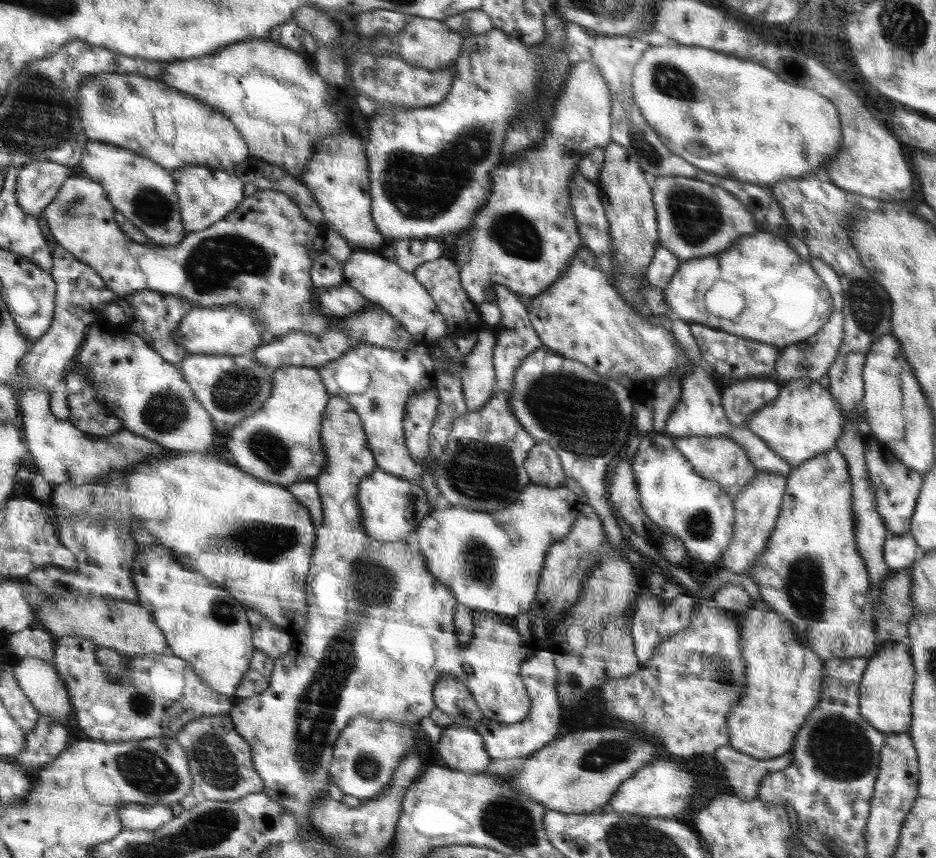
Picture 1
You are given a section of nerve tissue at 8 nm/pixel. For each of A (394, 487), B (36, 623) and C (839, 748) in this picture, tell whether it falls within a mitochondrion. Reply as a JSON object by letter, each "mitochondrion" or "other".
{"A":"other","B":"other","C":"mitochondrion"}

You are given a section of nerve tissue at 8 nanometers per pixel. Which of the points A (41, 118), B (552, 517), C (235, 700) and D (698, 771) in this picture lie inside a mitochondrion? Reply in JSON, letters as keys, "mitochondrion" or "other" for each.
{"A":"mitochondrion","B":"other","C":"other","D":"other"}

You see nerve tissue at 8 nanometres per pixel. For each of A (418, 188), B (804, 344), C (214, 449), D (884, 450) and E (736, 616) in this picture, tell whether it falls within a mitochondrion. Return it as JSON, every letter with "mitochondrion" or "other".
{"A":"mitochondrion","B":"other","C":"other","D":"other","E":"other"}

